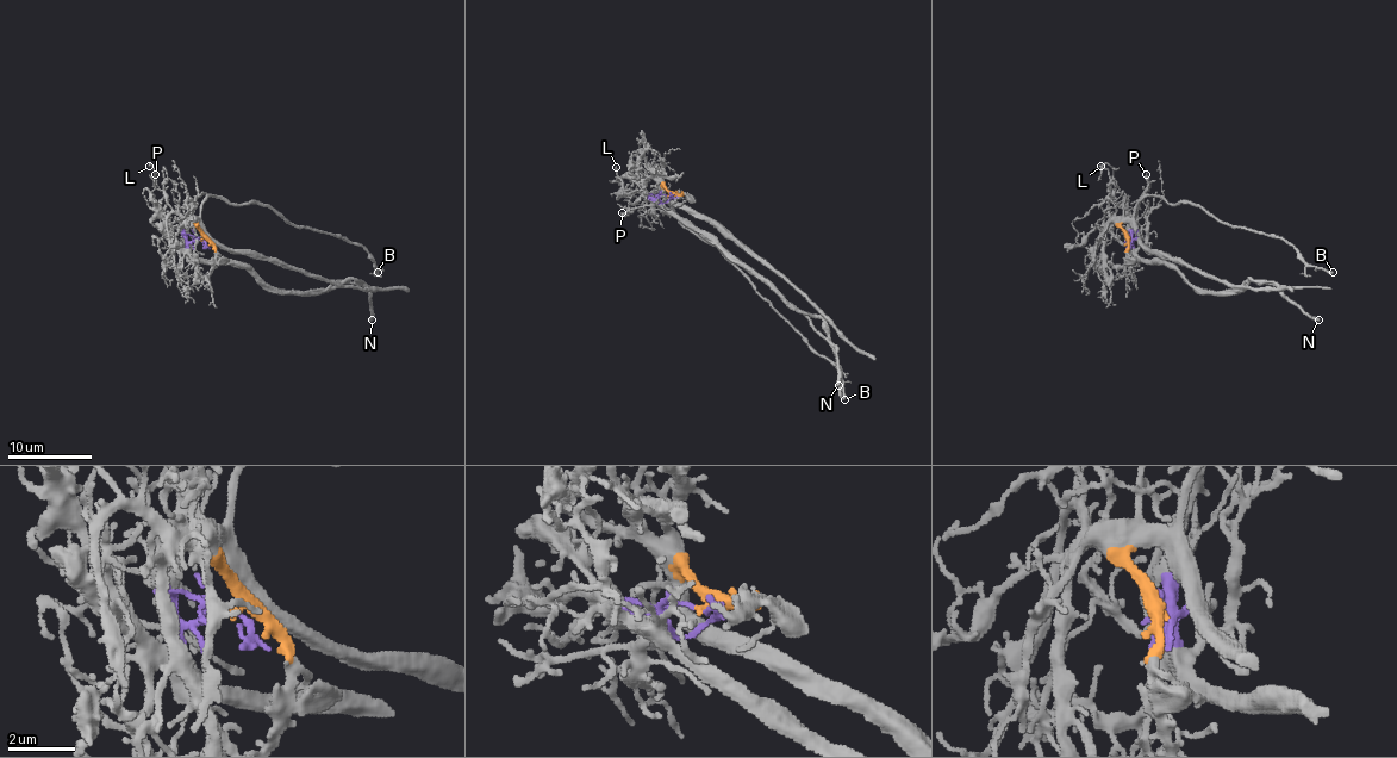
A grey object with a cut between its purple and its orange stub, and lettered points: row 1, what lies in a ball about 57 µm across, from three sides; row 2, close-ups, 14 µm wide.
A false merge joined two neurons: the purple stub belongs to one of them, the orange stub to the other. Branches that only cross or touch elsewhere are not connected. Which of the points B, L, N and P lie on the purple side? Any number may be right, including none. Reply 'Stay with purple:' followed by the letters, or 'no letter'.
Stay with purple: L, N, P

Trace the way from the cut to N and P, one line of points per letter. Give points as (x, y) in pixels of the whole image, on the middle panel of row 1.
N: (667, 196), (662, 193), (654, 200), (713, 236), (827, 339), (837, 352), (840, 385)
P: (667, 196), (659, 193), (644, 204), (631, 204), (635, 206), (623, 212)

